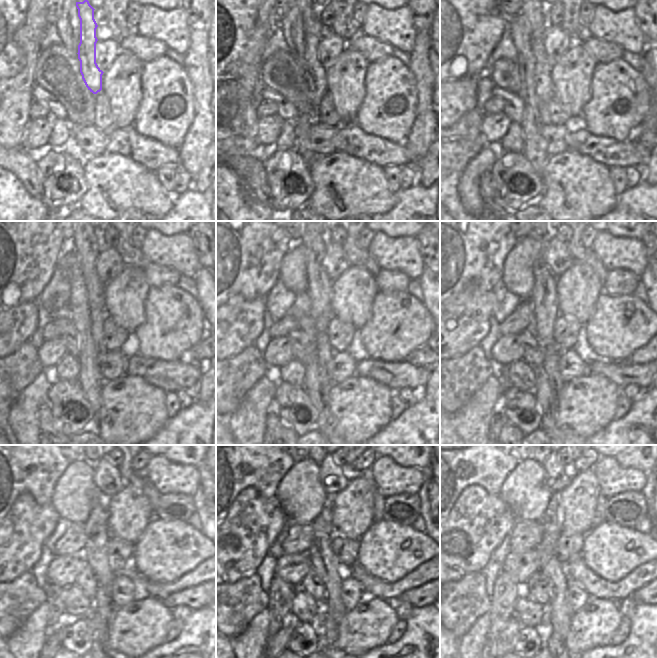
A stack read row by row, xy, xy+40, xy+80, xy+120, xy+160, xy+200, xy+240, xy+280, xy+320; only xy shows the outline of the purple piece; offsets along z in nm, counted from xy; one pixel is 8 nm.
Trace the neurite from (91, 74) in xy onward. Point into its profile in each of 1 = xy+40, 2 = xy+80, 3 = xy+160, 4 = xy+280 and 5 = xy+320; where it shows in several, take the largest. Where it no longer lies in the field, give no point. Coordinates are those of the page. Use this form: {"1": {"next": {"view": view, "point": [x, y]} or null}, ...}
{"1": {"next": {"view": "xy+40", "point": [315, 74]}}, "2": {"next": {"view": "xy+80", "point": [542, 68]}}, "3": {"next": {"view": "xy+160", "point": [325, 352]}}, "4": {"next": {"view": "xy+280", "point": [331, 624]}}, "5": {"next": {"view": "xy+320", "point": [557, 645]}}}

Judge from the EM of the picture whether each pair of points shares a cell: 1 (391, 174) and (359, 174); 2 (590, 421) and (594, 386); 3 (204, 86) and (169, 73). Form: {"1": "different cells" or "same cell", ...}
{"1": "different cells", "2": "same cell", "3": "different cells"}

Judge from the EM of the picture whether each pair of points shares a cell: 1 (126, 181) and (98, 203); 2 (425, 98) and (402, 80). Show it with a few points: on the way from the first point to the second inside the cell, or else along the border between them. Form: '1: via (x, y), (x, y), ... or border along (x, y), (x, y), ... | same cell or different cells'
1: via (114, 183), (98, 183), (96, 185), (98, 191) | same cell
2: border along (410, 70), (415, 79), (417, 89), (416, 115) | different cells

